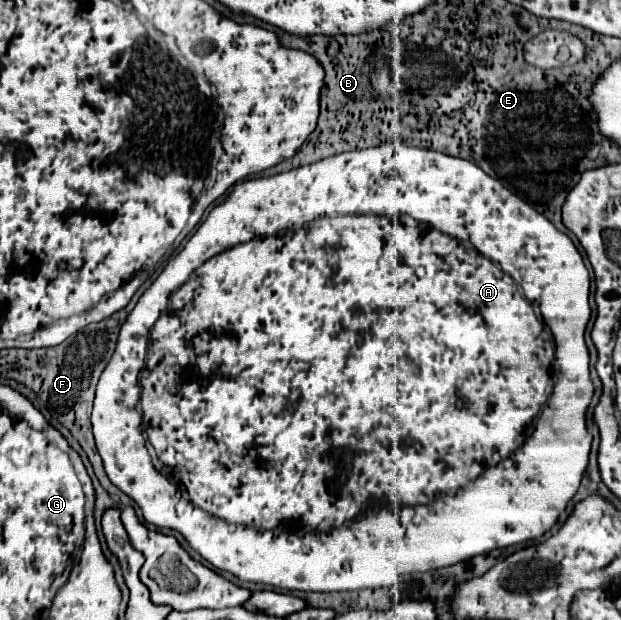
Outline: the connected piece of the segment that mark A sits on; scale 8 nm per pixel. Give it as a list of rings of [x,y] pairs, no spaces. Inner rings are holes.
[[[384,143],[384,145],[378,145],[378,147],[370,147],[370,149],[360,149],[360,151],[348,151],[348,153],[340,153],[340,155],[334,155],[334,157],[328,157],[328,159],[322,159],[322,161],[316,161],[316,163],[312,163],[312,165],[304,165],[304,167],[298,167],[298,169],[292,169],[292,171],[288,171],[288,173],[280,173],[280,175],[274,175],[274,177],[262,177],[262,179],[250,179],[250,181],[244,181],[244,183],[238,183],[238,185],[236,185],[236,187],[234,187],[234,189],[232,189],[232,193],[230,193],[230,195],[228,195],[228,199],[226,199],[226,201],[222,201],[222,203],[220,203],[220,205],[216,205],[216,207],[214,207],[214,209],[212,209],[212,211],[210,211],[210,213],[208,213],[208,217],[206,217],[206,221],[204,221],[204,223],[202,223],[202,225],[200,225],[200,227],[198,227],[198,231],[196,231],[196,233],[194,233],[194,235],[192,235],[192,237],[190,237],[190,241],[188,241],[188,243],[186,243],[186,247],[184,247],[184,249],[182,249],[182,251],[180,251],[180,253],[178,253],[178,255],[176,255],[176,257],[174,257],[174,259],[172,259],[172,261],[170,261],[170,263],[168,263],[168,265],[166,265],[166,267],[164,267],[164,271],[162,271],[162,273],[160,273],[160,275],[158,275],[158,279],[156,279],[156,281],[154,281],[154,283],[152,283],[152,285],[150,285],[150,287],[148,287],[148,289],[146,289],[146,291],[144,291],[144,295],[142,295],[142,297],[140,297],[140,299],[138,299],[138,303],[136,303],[136,307],[134,307],[134,309],[132,309],[132,313],[130,313],[130,315],[128,315],[128,319],[126,319],[126,321],[124,321],[124,325],[122,325],[122,329],[120,329],[120,335],[118,335],[118,343],[116,343],[116,351],[114,351],[114,355],[112,355],[112,359],[110,359],[110,363],[108,363],[108,365],[106,365],[106,369],[104,369],[104,371],[102,371],[102,377],[100,377],[100,381],[98,381],[98,389],[96,389],[96,399],[94,399],[94,411],[92,411],[92,427],[94,427],[94,437],[96,437],[96,447],[98,447],[98,453],[100,453],[100,457],[102,457],[102,461],[104,461],[104,469],[106,469],[106,475],[108,475],[108,477],[110,477],[110,481],[112,481],[112,483],[114,483],[114,485],[116,485],[116,487],[118,487],[118,489],[122,489],[122,491],[124,491],[124,493],[126,493],[126,495],[128,495],[128,497],[132,497],[132,499],[134,499],[134,501],[136,501],[136,503],[138,503],[138,505],[140,505],[140,509],[142,509],[142,515],[144,515],[144,519],[146,519],[146,521],[148,521],[148,523],[152,523],[152,525],[156,525],[156,527],[162,527],[162,529],[172,529],[172,531],[178,531],[178,533],[182,533],[182,535],[184,535],[184,539],[186,539],[186,541],[188,541],[188,543],[190,543],[190,547],[192,547],[192,549],[194,549],[194,551],[198,551],[198,553],[200,553],[200,555],[202,555],[202,557],[204,557],[204,559],[206,559],[206,561],[210,561],[210,563],[212,563],[212,565],[214,565],[214,567],[218,567],[218,569],[222,569],[222,571],[228,571],[228,573],[232,573],[232,575],[236,575],[236,577],[238,577],[238,579],[242,579],[242,581],[252,581],[252,583],[264,583],[264,585],[272,585],[272,587],[280,587],[280,589],[288,589],[288,591],[354,591],[354,589],[366,589],[366,587],[392,587],[392,585],[396,585],[396,583],[398,583],[398,579],[400,579],[400,577],[402,577],[402,575],[408,575],[408,573],[418,573],[418,571],[432,571],[432,569],[440,569],[440,567],[448,567],[448,565],[454,565],[454,563],[460,563],[460,561],[466,561],[466,559],[472,559],[472,557],[476,557],[476,555],[484,555],[484,553],[490,553],[490,551],[494,551],[494,549],[502,549],[502,547],[510,547],[510,545],[516,545],[516,543],[524,543],[524,541],[530,541],[530,539],[538,539],[538,537],[542,537],[542,535],[544,535],[544,533],[548,533],[548,531],[550,531],[550,529],[552,529],[552,527],[554,527],[554,525],[556,525],[556,521],[558,521],[558,517],[560,517],[560,513],[562,513],[562,511],[564,511],[564,509],[566,509],[566,505],[568,505],[568,501],[570,501],[570,499],[572,499],[572,497],[574,497],[574,495],[576,495],[576,491],[578,491],[578,487],[580,487],[580,481],[582,481],[582,475],[584,475],[584,471],[586,471],[586,467],[588,467],[588,455],[590,455],[590,449],[592,449],[592,435],[590,435],[590,433],[588,433],[588,427],[586,427],[586,411],[588,411],[588,407],[590,407],[590,401],[592,401],[592,395],[594,395],[594,385],[592,385],[592,379],[590,379],[590,353],[588,353],[588,347],[586,347],[586,343],[584,343],[584,331],[586,331],[586,325],[588,325],[588,319],[590,319],[590,305],[588,305],[588,293],[590,293],[590,291],[588,291],[588,289],[590,289],[590,275],[588,275],[588,269],[586,269],[586,265],[584,265],[584,261],[582,261],[582,255],[580,255],[580,253],[578,253],[578,249],[576,249],[576,247],[574,247],[574,243],[572,243],[572,239],[570,239],[570,237],[568,237],[568,235],[564,235],[564,233],[560,233],[560,231],[558,231],[558,229],[556,229],[556,227],[554,227],[554,225],[552,225],[552,223],[550,223],[550,221],[548,221],[548,219],[546,219],[546,217],[544,217],[544,215],[540,215],[540,213],[538,213],[538,211],[536,211],[536,209],[532,209],[532,207],[530,207],[530,205],[528,205],[528,203],[524,203],[524,199],[520,199],[520,197],[518,197],[518,195],[514,195],[514,193],[512,193],[512,191],[510,191],[510,189],[506,189],[506,187],[504,187],[504,185],[502,185],[502,183],[500,183],[500,181],[496,181],[496,179],[492,179],[492,177],[490,177],[490,175],[486,175],[486,173],[484,173],[484,171],[482,171],[482,169],[480,169],[480,167],[478,167],[478,165],[476,165],[476,163],[472,163],[472,161],[466,161],[466,159],[458,159],[458,157],[450,157],[450,155],[444,155],[444,153],[436,153],[436,151],[430,151],[430,149],[418,149],[418,147],[406,147],[406,145],[402,145],[402,143]],[[464,233],[468,233],[468,241],[470,241],[470,243],[472,243],[472,245],[474,245],[474,247],[468,247],[468,243],[460,243],[460,241],[464,241]],[[520,287],[526,287],[526,299],[524,299],[524,293],[522,293],[522,291],[520,291]],[[528,301],[530,301],[530,303],[538,303],[538,307],[540,307],[540,313],[542,313],[542,321],[544,321],[544,323],[546,323],[546,325],[548,325],[548,327],[550,327],[550,331],[552,331],[552,335],[550,335],[550,331],[548,331],[548,327],[544,327],[544,323],[542,323],[542,321],[540,321],[540,319],[538,319],[538,317],[536,317],[536,313],[534,313],[534,309],[532,309],[532,305],[530,305],[530,303],[528,303]],[[542,405],[544,405],[544,409],[542,409],[542,413],[540,413],[540,419],[538,419],[538,421],[536,421],[536,429],[534,429],[534,433],[532,433],[532,435],[530,435],[530,437],[528,437],[528,439],[526,439],[526,443],[524,443],[524,431],[526,431],[526,429],[528,429],[528,427],[530,427],[530,425],[532,425],[532,421],[534,421],[534,417],[536,417],[536,415],[538,415],[538,411],[540,411],[540,407],[542,407]],[[140,417],[142,417],[142,427],[144,427],[144,433],[146,433],[146,439],[148,439],[148,441],[150,441],[150,443],[152,443],[152,447],[154,447],[154,449],[156,449],[156,453],[158,453],[158,459],[160,459],[160,463],[162,463],[162,469],[160,469],[160,471],[164,471],[164,473],[166,473],[166,475],[170,475],[170,477],[172,477],[172,481],[174,481],[174,483],[178,483],[178,485],[180,485],[180,487],[184,487],[184,491],[188,491],[188,493],[186,493],[186,495],[188,495],[188,499],[182,499],[182,495],[178,495],[178,485],[174,485],[174,483],[172,483],[172,481],[170,481],[170,479],[168,479],[168,477],[164,477],[164,475],[162,475],[162,473],[160,473],[160,471],[158,471],[158,469],[156,469],[156,467],[154,467],[154,463],[152,463],[152,459],[150,459],[150,455],[148,455],[148,449],[146,449],[146,439],[144,439],[144,435],[142,435],[142,431],[140,431]],[[452,489],[453,489],[453,495],[444,495],[444,497],[440,497],[440,499],[436,499],[436,501],[432,501],[432,499],[434,499],[434,497],[436,497],[436,495],[438,495],[438,493],[446,493],[446,491],[452,491]],[[394,497],[398,497],[398,499],[400,499],[400,501],[402,501],[402,503],[404,503],[404,505],[418,505],[418,506],[415,506],[415,507],[414,507],[414,506],[408,506],[408,507],[405,507],[405,506],[403,506],[403,507],[404,507],[404,508],[402,508],[402,507],[401,507],[401,508],[399,508],[399,509],[398,509],[398,511],[394,511],[394,509],[391,509],[391,508],[390,508],[390,507],[385,507],[385,508],[382,508],[382,509],[381,509],[381,510],[380,510],[380,511],[379,511],[379,512],[378,512],[378,513],[377,513],[377,514],[376,514],[376,515],[372,515],[372,513],[374,513],[374,511],[378,511],[378,505],[388,505],[388,501],[390,501],[390,499],[394,499]],[[230,523],[242,523],[242,525],[248,525],[248,527],[254,527],[254,529],[248,529],[248,527],[232,527],[232,525],[230,525]]]

